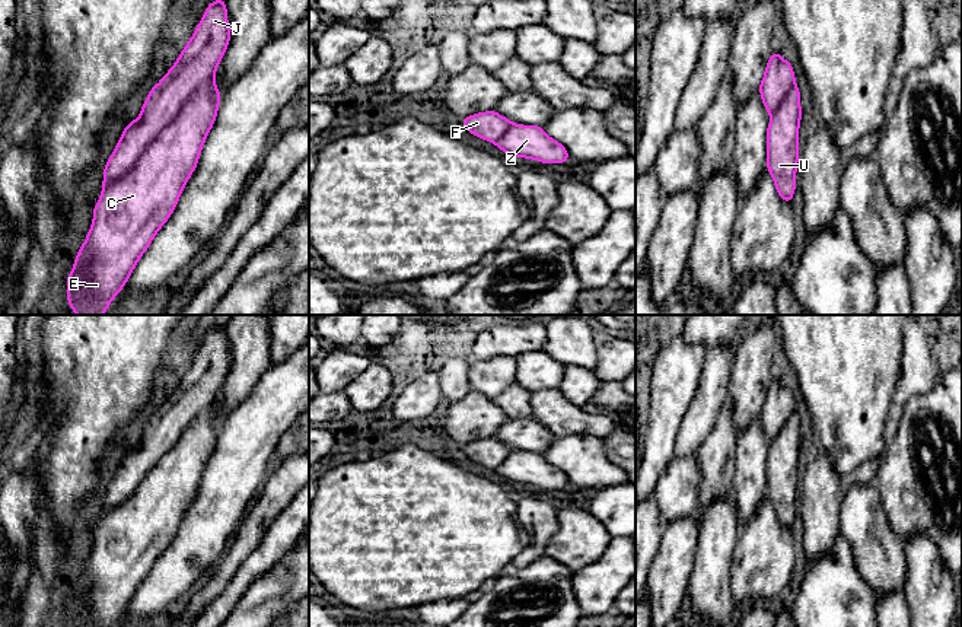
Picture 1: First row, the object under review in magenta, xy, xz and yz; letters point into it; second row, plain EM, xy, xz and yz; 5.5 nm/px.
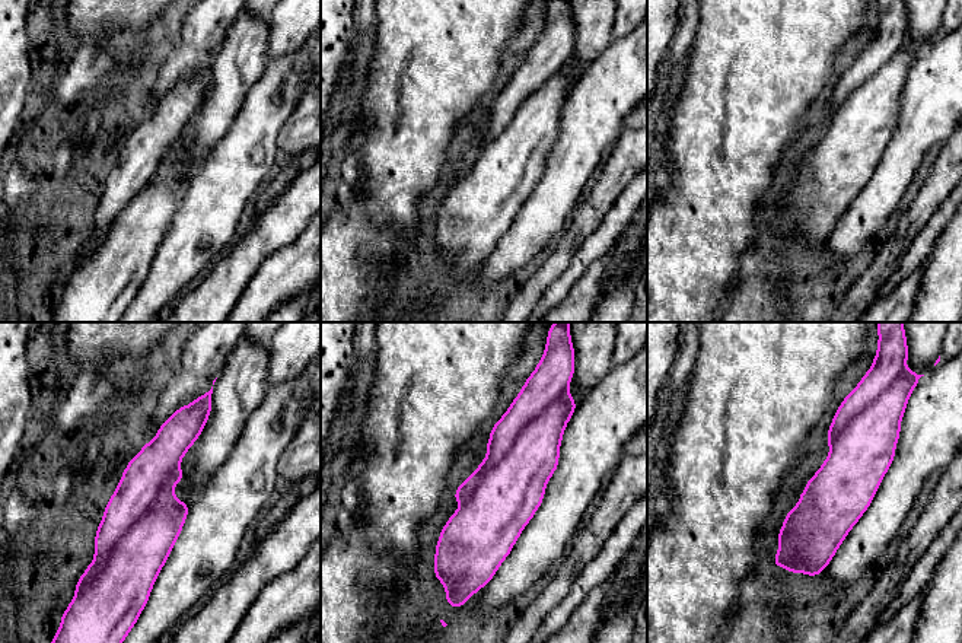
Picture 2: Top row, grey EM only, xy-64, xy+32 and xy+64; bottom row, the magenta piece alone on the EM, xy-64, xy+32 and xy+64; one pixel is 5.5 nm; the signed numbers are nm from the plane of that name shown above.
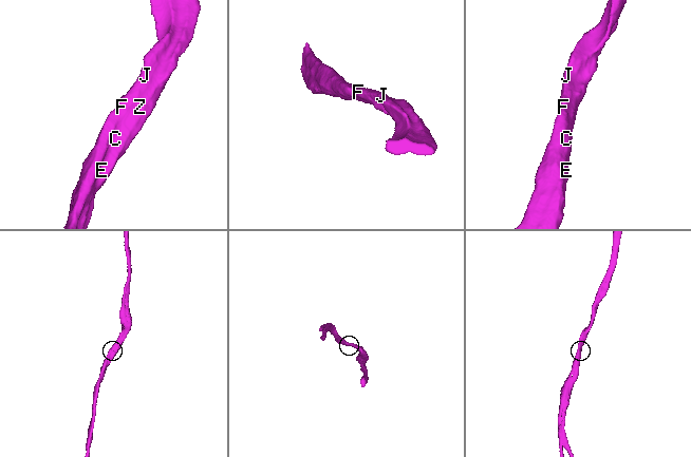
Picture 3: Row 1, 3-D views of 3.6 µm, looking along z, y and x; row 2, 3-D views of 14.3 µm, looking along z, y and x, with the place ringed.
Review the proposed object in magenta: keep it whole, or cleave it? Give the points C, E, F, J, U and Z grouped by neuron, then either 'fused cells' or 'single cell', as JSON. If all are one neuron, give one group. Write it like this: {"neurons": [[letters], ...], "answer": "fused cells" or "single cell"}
{"neurons": [["C", "E", "U", "Z"], ["F", "J"]], "answer": "fused cells"}

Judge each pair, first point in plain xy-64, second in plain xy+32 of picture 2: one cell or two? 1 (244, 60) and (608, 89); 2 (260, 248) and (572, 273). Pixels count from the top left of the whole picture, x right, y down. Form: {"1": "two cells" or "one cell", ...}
{"1": "two cells", "2": "one cell"}

